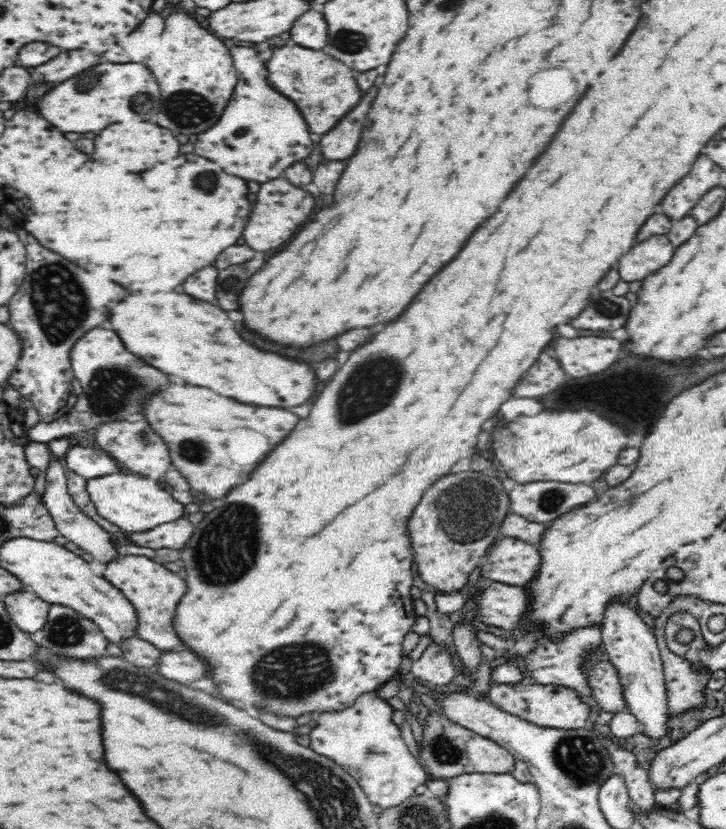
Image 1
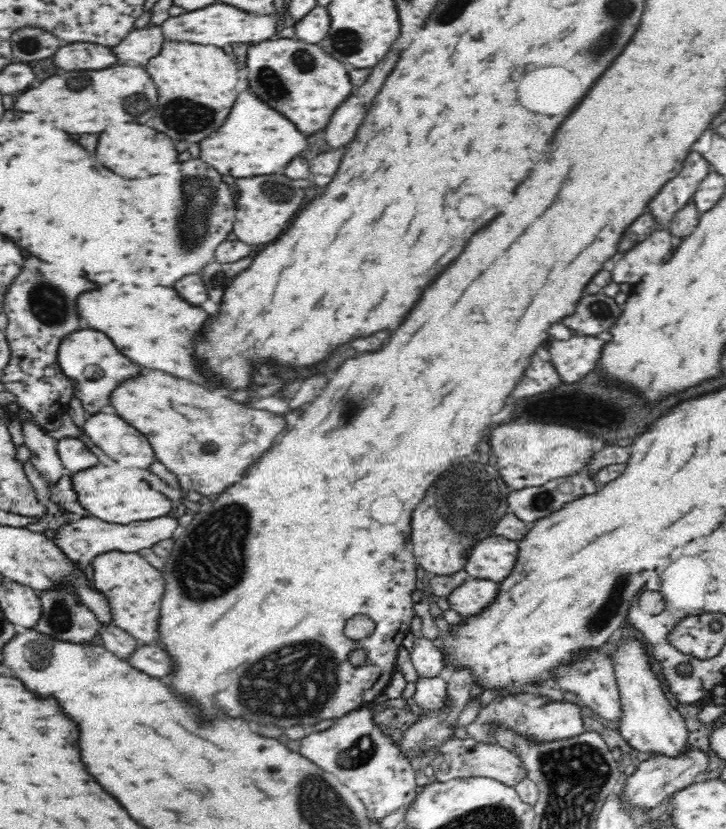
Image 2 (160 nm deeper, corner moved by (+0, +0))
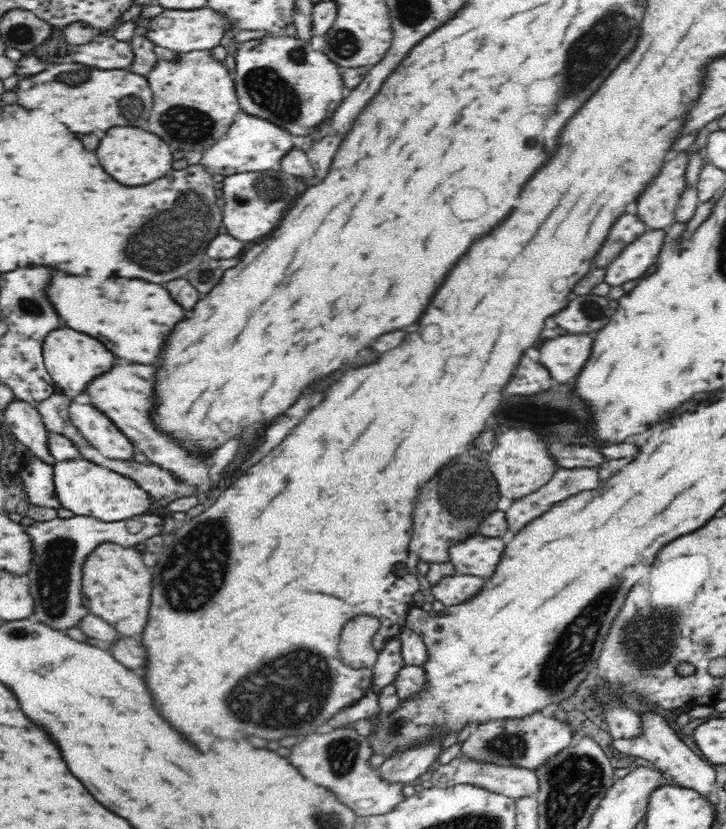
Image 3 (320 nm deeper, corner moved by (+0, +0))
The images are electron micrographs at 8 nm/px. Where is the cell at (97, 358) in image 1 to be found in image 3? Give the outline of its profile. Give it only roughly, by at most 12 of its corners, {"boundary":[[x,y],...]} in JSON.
{"boundary":[[48,334],[43,359],[68,400],[116,366],[98,338]]}

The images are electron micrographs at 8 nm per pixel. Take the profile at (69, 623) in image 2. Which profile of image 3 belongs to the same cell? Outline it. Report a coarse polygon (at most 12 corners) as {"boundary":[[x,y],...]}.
{"boundary":[[56,517],[26,530],[30,622],[80,629],[88,556],[142,549],[164,518]]}

